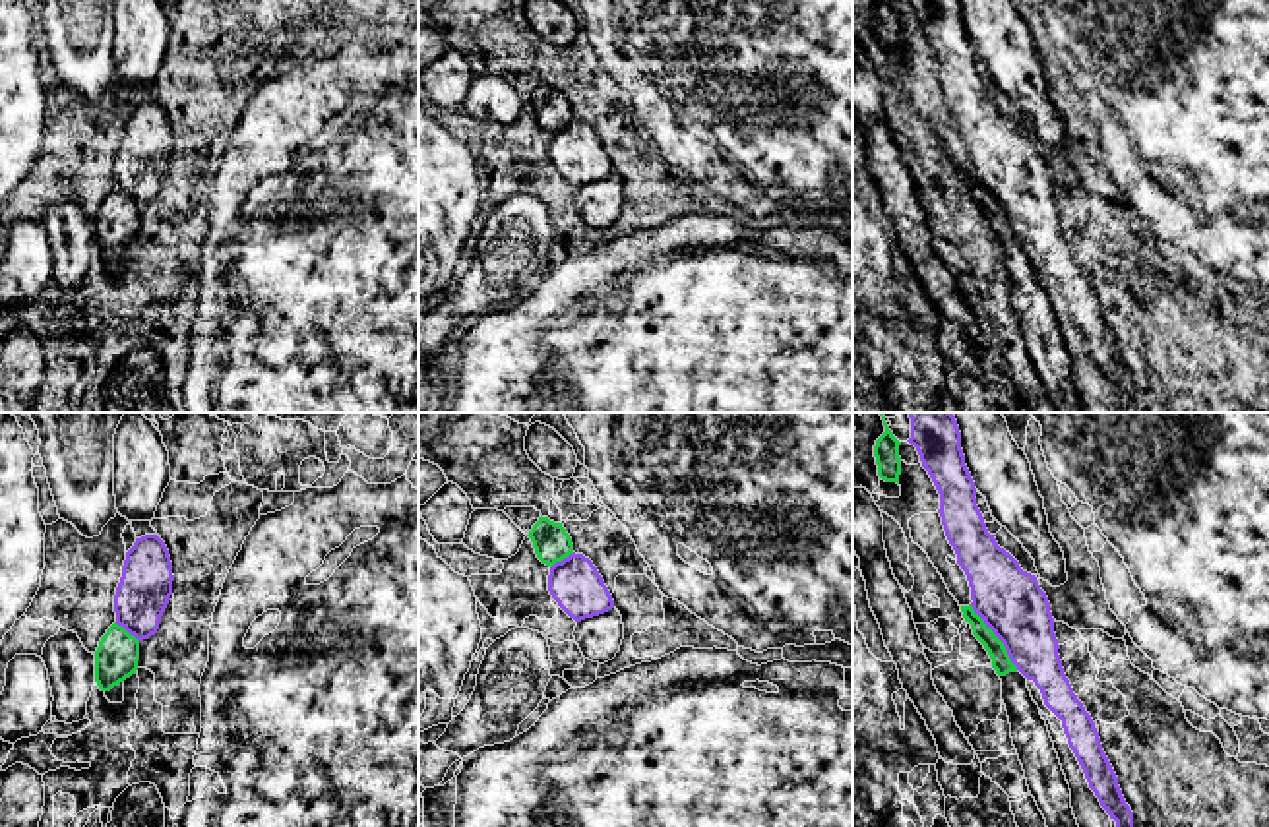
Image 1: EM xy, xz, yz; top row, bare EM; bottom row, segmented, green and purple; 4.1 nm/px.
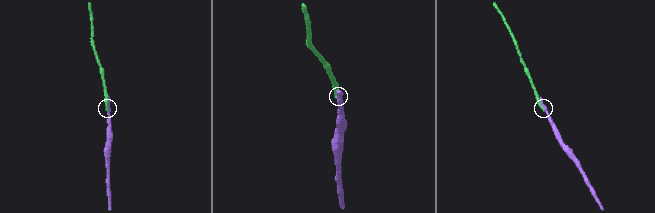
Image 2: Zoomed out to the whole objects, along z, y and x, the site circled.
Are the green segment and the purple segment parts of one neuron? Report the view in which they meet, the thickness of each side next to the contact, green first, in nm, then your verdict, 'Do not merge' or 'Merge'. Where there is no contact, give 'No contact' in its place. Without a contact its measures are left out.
Touches green in yz. Thickness 80 nm (green) against 280 nm. Do not merge

